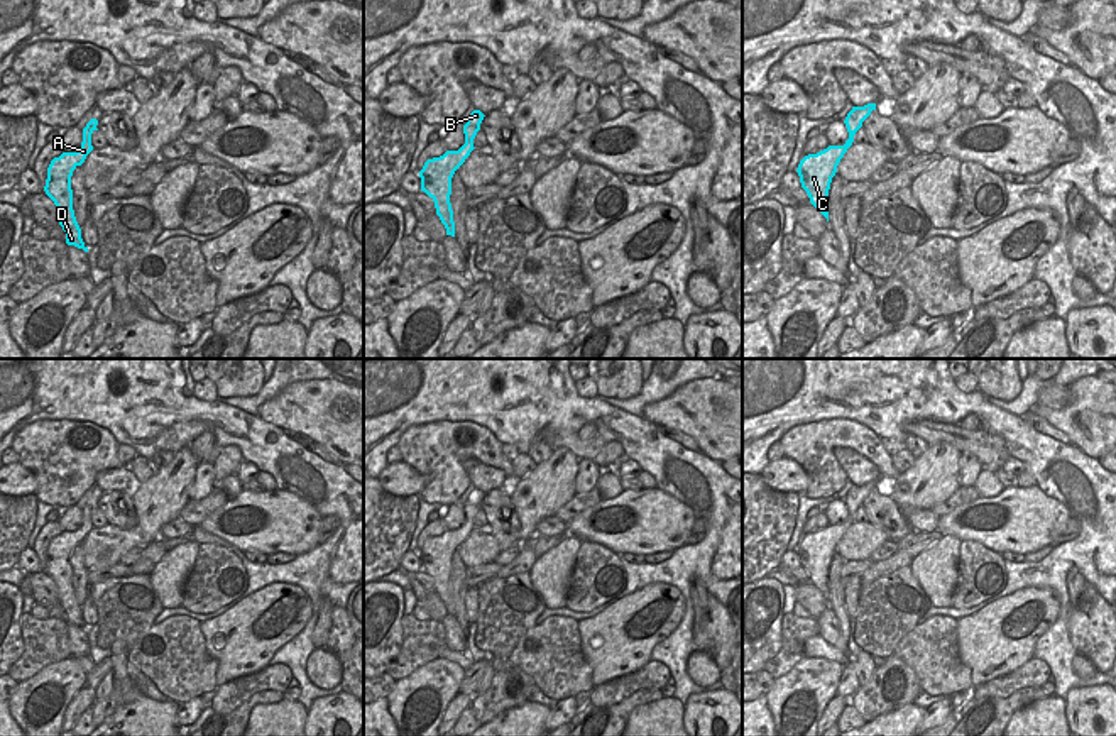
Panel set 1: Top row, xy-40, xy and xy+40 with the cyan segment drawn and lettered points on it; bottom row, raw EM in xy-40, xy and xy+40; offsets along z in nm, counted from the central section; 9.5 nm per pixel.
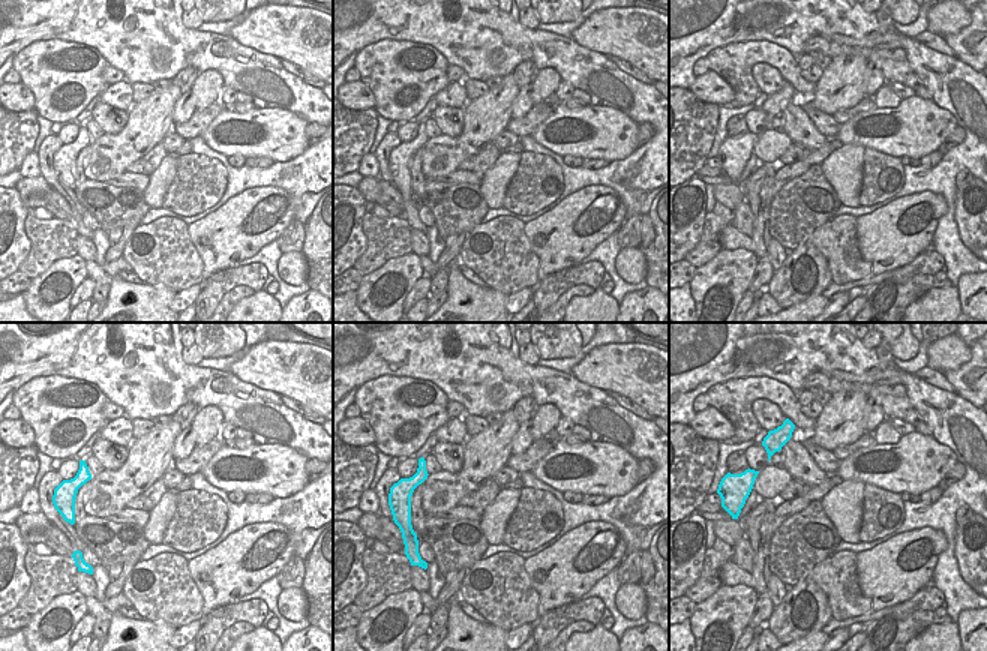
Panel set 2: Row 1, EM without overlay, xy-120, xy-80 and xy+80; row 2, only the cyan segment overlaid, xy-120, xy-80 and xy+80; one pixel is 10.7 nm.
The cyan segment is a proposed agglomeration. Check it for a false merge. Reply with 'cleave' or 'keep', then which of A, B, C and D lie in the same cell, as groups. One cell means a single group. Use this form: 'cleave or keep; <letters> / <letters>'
keep; A B C D

